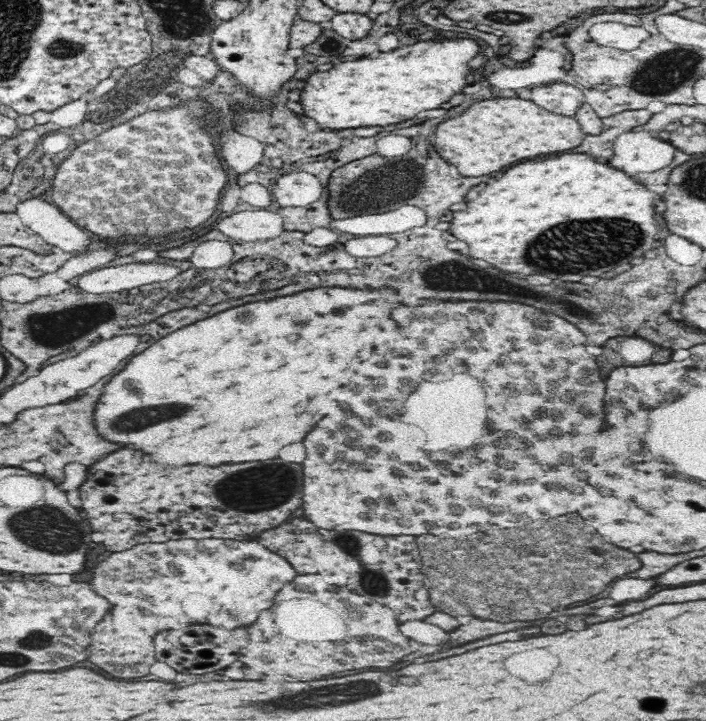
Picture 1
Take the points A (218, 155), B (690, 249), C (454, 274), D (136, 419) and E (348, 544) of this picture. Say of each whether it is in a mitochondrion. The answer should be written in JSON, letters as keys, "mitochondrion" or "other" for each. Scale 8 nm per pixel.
{"A":"other","B":"other","C":"mitochondrion","D":"mitochondrion","E":"mitochondrion"}

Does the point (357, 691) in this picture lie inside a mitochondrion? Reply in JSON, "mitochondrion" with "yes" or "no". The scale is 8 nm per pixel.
{"mitochondrion":"yes"}

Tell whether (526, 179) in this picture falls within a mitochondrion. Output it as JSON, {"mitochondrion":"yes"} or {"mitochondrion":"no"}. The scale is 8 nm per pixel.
{"mitochondrion":"no"}

